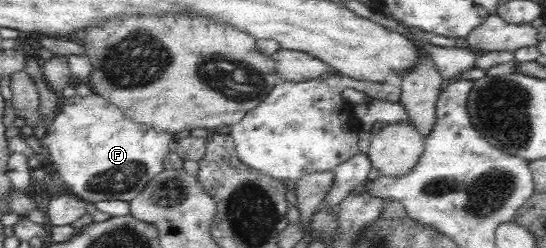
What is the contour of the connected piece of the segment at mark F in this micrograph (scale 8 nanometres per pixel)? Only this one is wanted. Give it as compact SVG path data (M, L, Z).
M93 92L91 96L66 98L58 108L53 124L48 127L42 138L51 160L51 170L56 179L71 190L71 194L78 199L88 202L101 202L101 200L130 201L145 188L154 176L163 170L163 160L169 153L169 143L174 136L169 133L157 131L149 126L135 123L127 119L122 111L105 98Z

